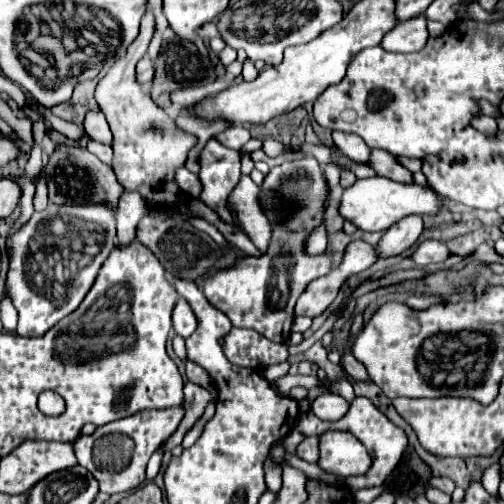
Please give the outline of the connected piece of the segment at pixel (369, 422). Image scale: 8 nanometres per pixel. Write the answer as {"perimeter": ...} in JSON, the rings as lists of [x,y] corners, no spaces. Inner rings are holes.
{"perimeter":[[[354,397],[354,401],[350,403],[348,413],[346,413],[340,421],[332,423],[332,427],[356,435],[356,437],[364,443],[364,447],[368,449],[368,453],[374,457],[372,467],[370,467],[368,473],[364,473],[364,475],[360,475],[360,477],[348,477],[348,479],[346,479],[346,487],[352,489],[352,491],[382,485],[384,477],[388,477],[388,475],[392,473],[392,467],[398,465],[398,461],[400,461],[400,457],[402,457],[402,453],[404,453],[404,449],[406,449],[406,445],[408,445],[406,433],[404,433],[400,427],[396,427],[382,411],[378,411],[376,405],[374,405],[370,399],[366,399],[366,397]]]}

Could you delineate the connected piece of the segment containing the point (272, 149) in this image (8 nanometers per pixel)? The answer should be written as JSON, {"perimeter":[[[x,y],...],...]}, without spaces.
{"perimeter":[[[265,140],[262,145],[263,151],[267,156],[274,158],[285,150],[285,145],[276,140]]]}

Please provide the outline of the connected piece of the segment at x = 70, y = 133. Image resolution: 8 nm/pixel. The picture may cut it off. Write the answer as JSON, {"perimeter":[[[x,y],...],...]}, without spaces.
{"perimeter":[[[50,108],[43,114],[43,117],[53,129],[75,142],[78,142],[84,135],[77,125],[55,116]]]}

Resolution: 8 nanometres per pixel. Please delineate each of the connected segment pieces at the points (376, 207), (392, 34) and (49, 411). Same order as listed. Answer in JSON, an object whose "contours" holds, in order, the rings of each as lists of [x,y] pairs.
{"contours":[[[[370,177],[370,179],[358,179],[352,187],[344,189],[344,195],[340,199],[338,213],[344,221],[350,221],[362,231],[374,233],[374,231],[386,231],[396,221],[410,213],[436,213],[440,203],[436,201],[436,195],[432,189],[422,189],[420,185],[404,185],[386,177]]],[[[420,15],[418,19],[404,21],[402,25],[398,23],[396,29],[388,31],[382,39],[382,47],[386,51],[396,51],[396,53],[416,53],[426,47],[428,41],[428,31],[426,31],[426,17]]],[[[44,391],[38,397],[38,407],[48,417],[60,417],[60,413],[64,413],[64,399],[54,391]]]]}

